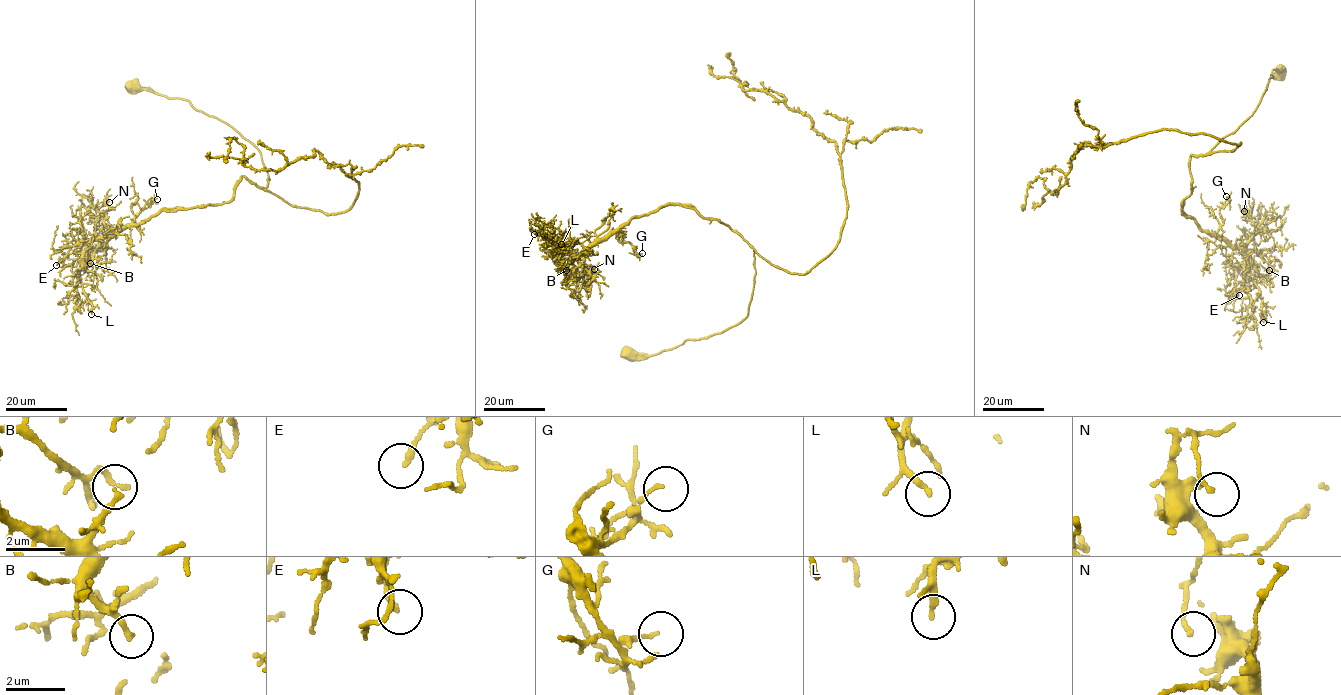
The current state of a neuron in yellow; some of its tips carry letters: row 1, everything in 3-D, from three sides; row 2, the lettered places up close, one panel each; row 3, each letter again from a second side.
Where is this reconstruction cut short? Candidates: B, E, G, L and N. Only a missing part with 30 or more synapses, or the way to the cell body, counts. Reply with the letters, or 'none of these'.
B

